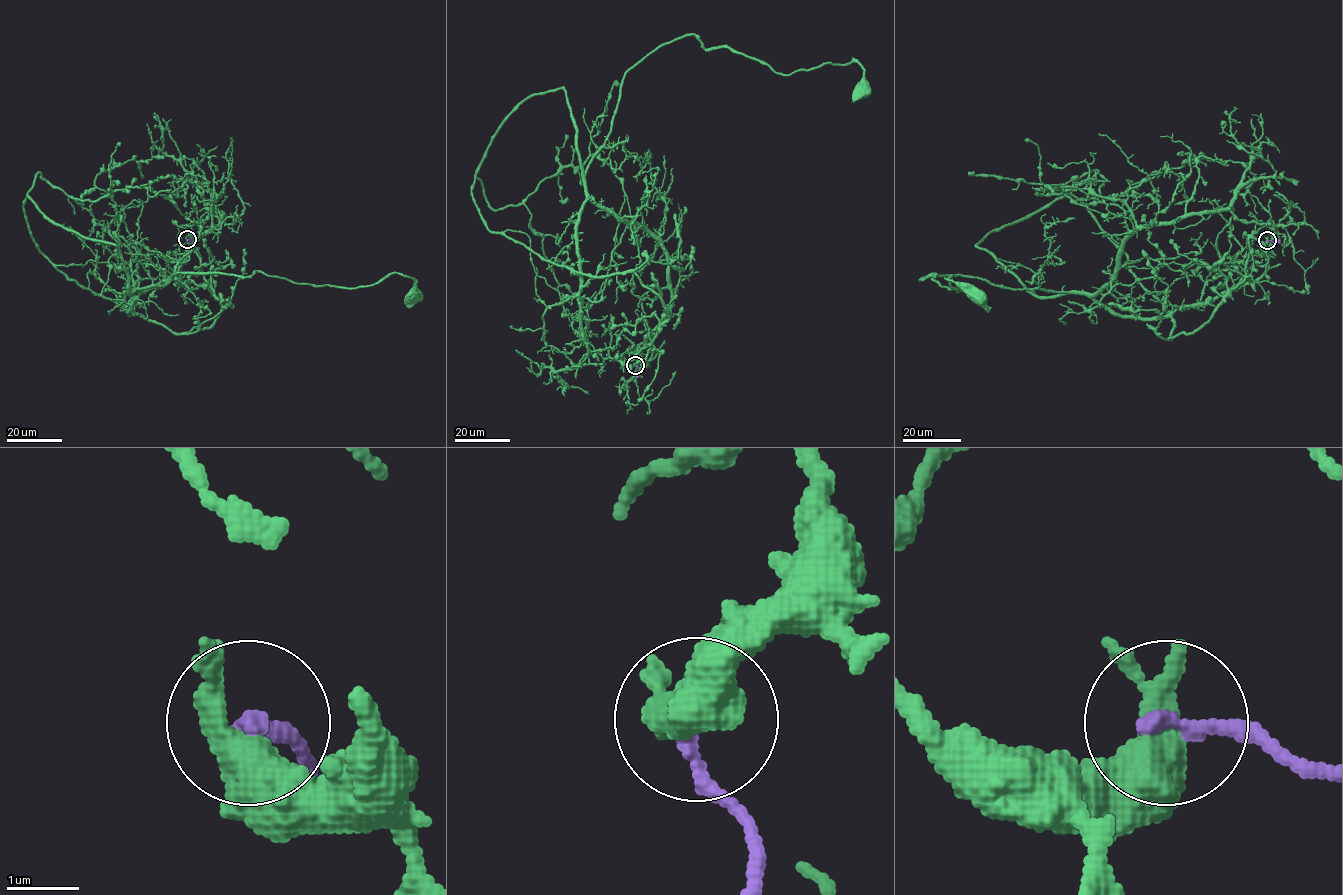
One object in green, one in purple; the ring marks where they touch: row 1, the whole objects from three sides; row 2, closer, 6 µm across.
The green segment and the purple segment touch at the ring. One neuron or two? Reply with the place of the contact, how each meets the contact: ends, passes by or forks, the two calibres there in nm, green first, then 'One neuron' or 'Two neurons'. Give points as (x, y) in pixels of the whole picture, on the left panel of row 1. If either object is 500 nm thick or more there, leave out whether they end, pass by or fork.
Place: (187, 239). At the ring green forks. At the ring purple ends. Thickness 420 nm (green) against 240 nm. Two neurons

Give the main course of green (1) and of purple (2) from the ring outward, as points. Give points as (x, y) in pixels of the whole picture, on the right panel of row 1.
1: (1267, 240), (1169, 339), (1169, 317), (1085, 295), (920, 280), (976, 297)
2: (1267, 240), (1280, 240)

